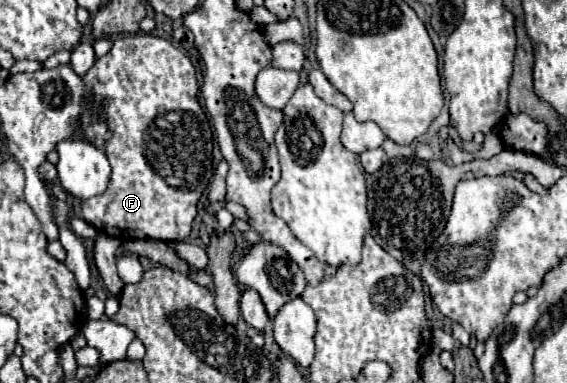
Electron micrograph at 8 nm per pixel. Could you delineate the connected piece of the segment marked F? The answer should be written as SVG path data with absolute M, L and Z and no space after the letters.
M145 34L121 36L105 56L95 60L95 66L83 76L83 84L101 102L111 132L111 138L105 142L105 154L109 154L111 162L111 182L103 194L81 202L85 222L121 242L135 238L163 242L185 240L197 214L197 202L213 174L213 134L197 100L199 88L191 60L169 40Z

